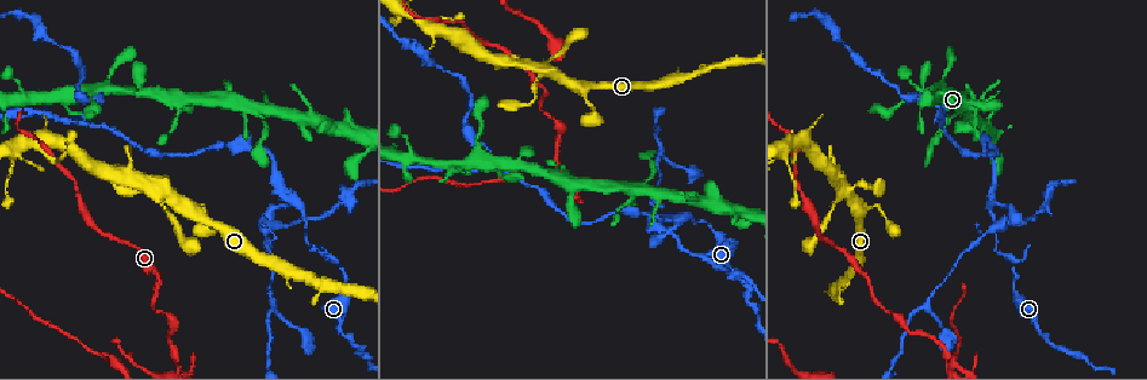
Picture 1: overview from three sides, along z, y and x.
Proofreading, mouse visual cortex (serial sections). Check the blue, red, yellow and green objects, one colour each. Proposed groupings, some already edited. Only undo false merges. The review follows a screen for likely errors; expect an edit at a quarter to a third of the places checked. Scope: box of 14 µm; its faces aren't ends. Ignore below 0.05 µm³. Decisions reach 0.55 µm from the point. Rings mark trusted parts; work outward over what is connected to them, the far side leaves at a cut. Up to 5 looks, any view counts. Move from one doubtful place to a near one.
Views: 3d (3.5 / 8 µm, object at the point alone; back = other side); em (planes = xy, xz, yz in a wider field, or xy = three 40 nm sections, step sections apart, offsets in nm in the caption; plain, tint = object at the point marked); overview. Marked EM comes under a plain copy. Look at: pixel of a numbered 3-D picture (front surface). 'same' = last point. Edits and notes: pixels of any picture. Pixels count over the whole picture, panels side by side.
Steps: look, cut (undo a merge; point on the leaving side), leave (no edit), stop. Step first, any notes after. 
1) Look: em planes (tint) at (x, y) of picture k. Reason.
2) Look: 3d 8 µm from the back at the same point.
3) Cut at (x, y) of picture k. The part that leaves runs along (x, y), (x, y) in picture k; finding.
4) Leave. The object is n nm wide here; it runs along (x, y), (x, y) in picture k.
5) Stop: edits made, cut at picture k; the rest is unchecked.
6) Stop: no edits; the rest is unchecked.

Look: 3d 3.5 µm at (155, 194) of picture 1. Looks like a crossing.

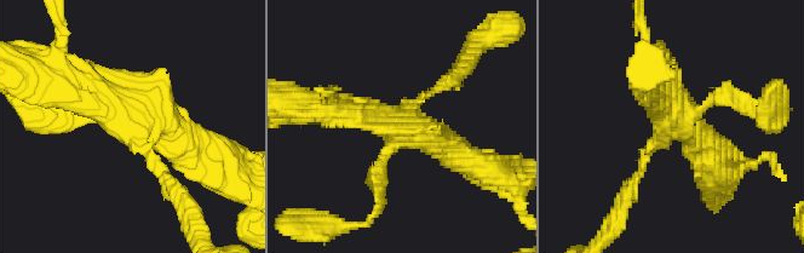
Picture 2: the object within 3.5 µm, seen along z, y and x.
Look: em xy step 3 (tint) at (675, 121) of picture 2. Now the EM.

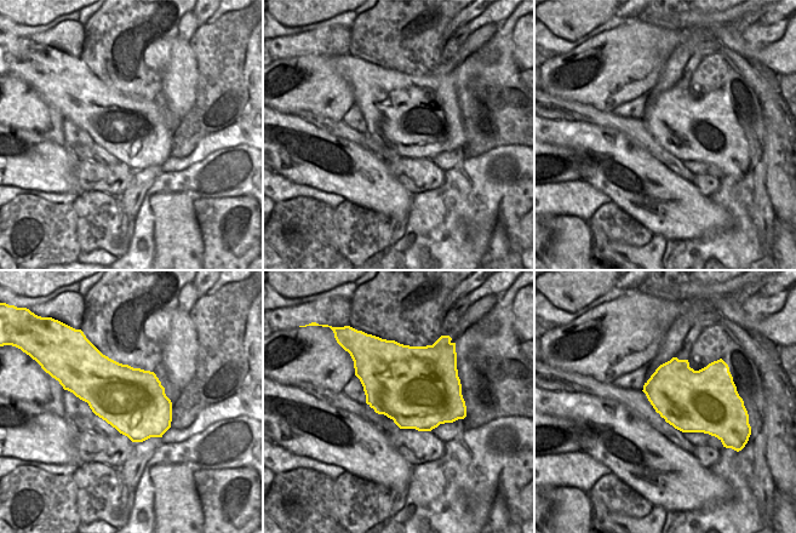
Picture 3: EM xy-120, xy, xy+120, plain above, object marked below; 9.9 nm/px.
Leave. It runs along (201, 157), (160, 121), (70, 91) in picture 2; continuous, no second cell.

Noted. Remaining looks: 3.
Look: 3d 3.5 µm at (884, 309) of picture 1. Sharp bend.

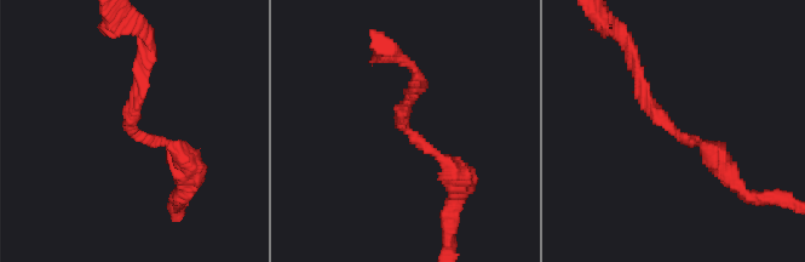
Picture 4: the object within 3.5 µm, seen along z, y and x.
Look: em xy step 2 (tint) at (671, 126) of picture 4. The arms are 150, 150 nm wide; need the tissue.

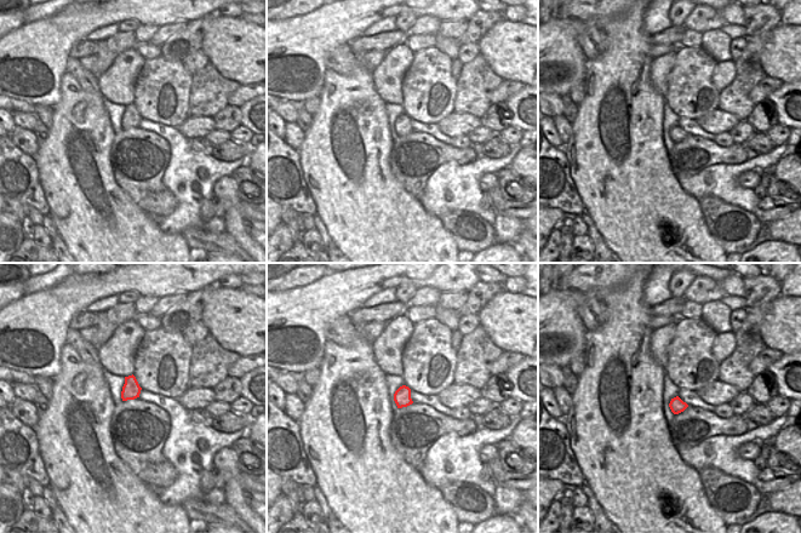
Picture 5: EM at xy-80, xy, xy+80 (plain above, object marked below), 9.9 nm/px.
Leave. It runs along (632, 61), (666, 124), (719, 161) in picture 4; continuous, no second cell.

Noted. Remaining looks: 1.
Stop: no edits; the rest is unchecked.

